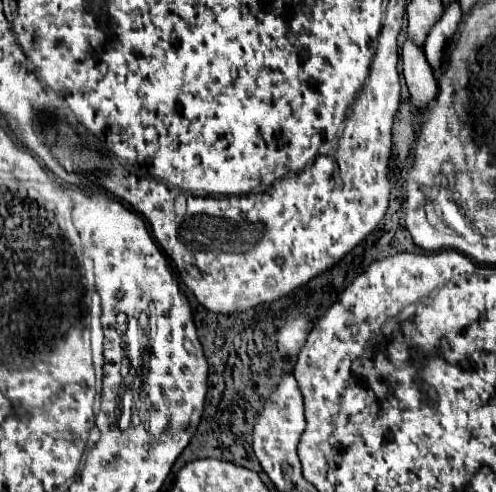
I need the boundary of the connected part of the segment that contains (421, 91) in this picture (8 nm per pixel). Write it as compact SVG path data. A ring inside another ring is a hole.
M405 38L405 44L401 48L401 62L413 108L425 108L425 104L437 94L437 82L433 76L433 68L425 58L425 50L413 44L411 38Z

